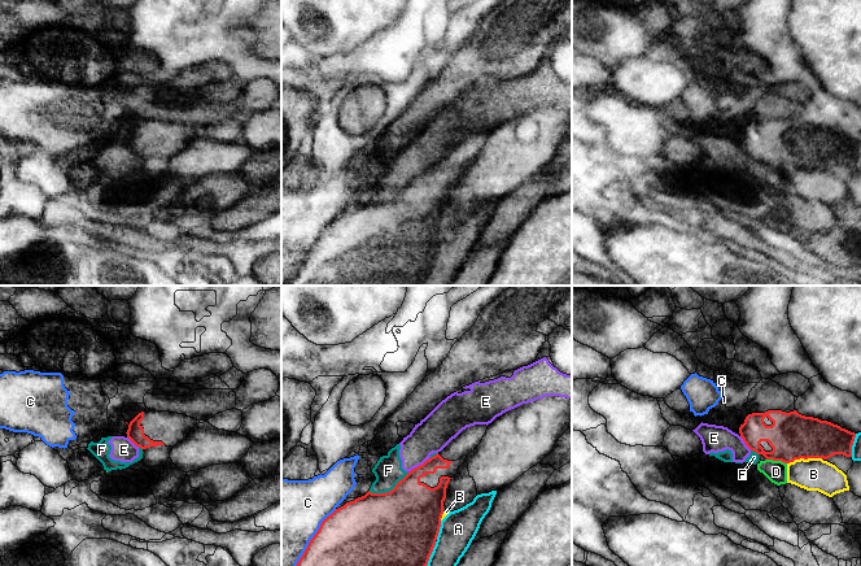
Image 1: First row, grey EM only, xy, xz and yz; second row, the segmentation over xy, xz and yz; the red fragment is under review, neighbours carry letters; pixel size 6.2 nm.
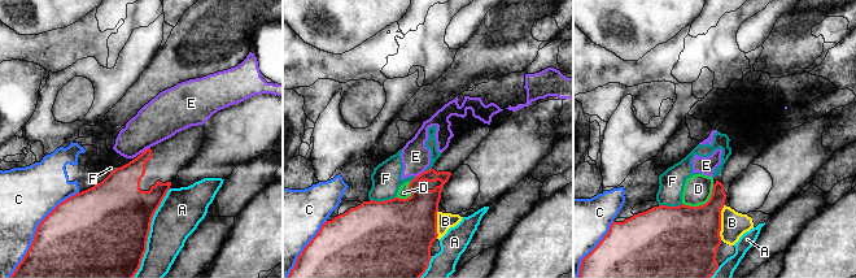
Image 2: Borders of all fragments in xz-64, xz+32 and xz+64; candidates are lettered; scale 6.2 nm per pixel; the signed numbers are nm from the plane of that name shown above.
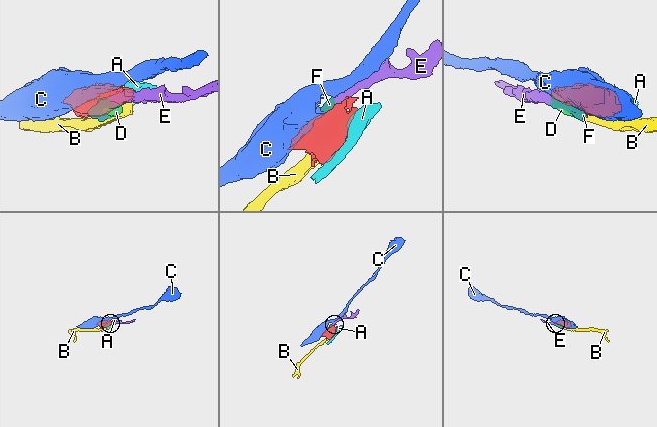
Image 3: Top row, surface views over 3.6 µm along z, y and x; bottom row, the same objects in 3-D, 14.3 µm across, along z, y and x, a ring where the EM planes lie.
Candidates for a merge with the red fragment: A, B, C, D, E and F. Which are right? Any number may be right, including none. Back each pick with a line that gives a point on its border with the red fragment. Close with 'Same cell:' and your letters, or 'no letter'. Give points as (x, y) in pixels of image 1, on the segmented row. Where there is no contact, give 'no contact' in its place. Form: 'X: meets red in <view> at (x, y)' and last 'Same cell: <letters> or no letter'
Same cell: no letter

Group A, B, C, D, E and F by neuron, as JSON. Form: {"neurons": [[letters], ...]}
{"neurons": [["A"], ["B"], ["C"], ["D", "E", "F"]]}

